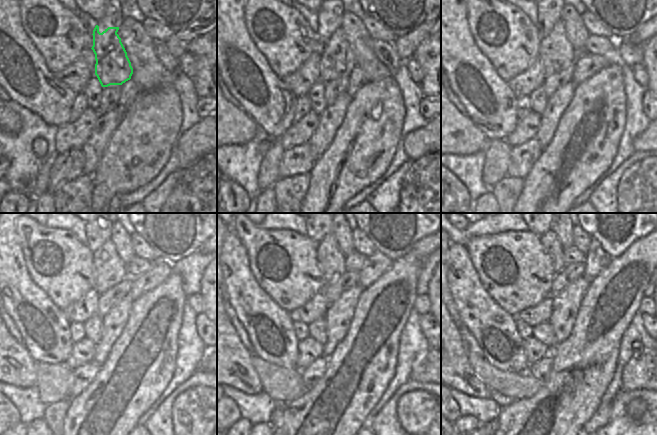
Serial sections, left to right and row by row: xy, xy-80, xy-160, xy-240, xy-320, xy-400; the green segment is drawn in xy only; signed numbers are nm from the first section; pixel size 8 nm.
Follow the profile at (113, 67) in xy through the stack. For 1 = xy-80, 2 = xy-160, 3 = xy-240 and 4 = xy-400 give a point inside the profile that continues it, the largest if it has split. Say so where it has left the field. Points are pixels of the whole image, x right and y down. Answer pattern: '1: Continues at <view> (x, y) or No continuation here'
1: Continues at xy-80 (336, 60)
2: Continues at xy-160 (556, 53)
3: Continues at xy-240 (109, 269)
4: Continues at xy-400 (550, 242).

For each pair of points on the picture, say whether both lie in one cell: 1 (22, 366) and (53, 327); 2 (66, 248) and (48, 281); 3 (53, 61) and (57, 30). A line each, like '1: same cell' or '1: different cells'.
1: different cells
2: same cell
3: same cell

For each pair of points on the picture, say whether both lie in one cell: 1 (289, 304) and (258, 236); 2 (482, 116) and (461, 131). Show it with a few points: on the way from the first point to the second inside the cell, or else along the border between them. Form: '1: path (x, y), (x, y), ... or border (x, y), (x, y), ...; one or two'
1: path (290, 283), (293, 266), (291, 255), (279, 241); one
2: border (467, 114), (470, 120), (488, 139); two

